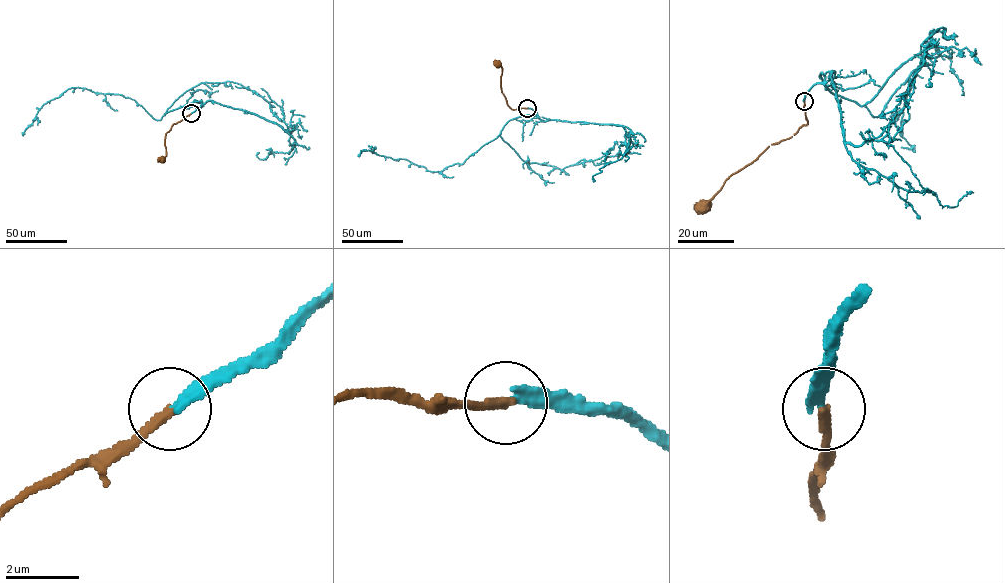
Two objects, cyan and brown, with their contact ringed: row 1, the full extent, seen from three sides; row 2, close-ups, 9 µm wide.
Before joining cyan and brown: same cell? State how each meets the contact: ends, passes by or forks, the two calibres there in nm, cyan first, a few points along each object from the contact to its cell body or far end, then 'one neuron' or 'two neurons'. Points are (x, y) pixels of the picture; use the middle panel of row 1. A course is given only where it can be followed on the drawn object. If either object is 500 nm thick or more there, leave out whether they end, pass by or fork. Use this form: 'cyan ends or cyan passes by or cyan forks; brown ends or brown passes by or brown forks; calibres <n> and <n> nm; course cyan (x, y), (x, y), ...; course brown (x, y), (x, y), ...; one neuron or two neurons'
cyan ends; brown ends; calibres 280 and 240 nm; course cyan (527, 108), (537, 117), (509, 120), (500, 134), (462, 164), (441, 171), (369, 150), (359, 155), (360, 150); course brown (527, 108), (512, 109), (508, 106), (502, 91), (502, 68), (498, 65); two neurons

